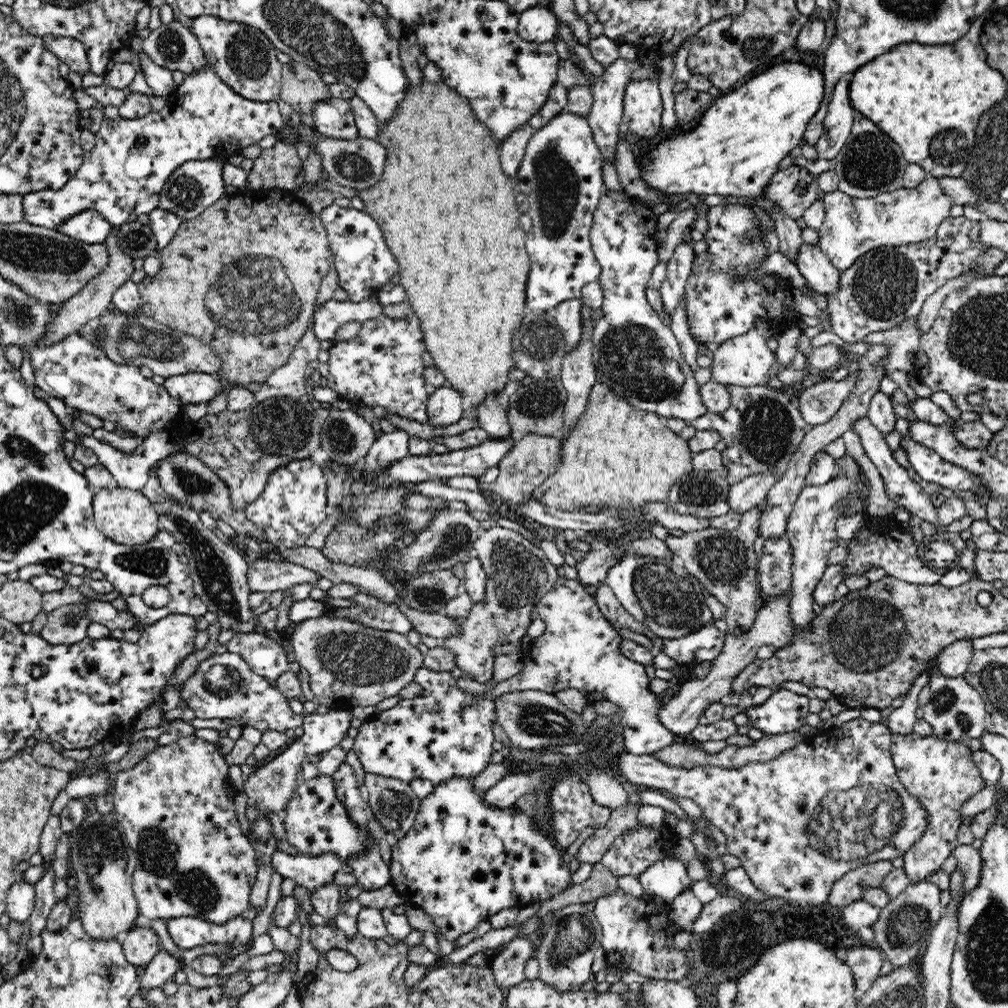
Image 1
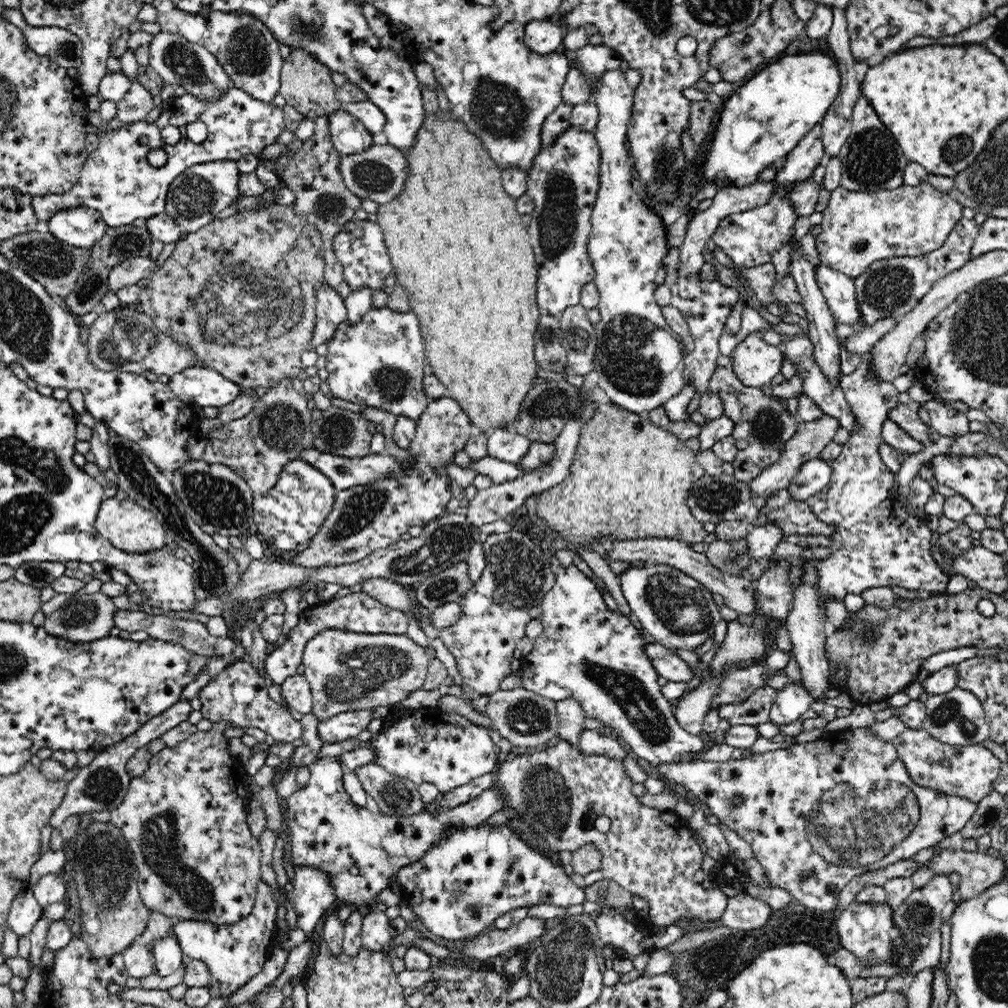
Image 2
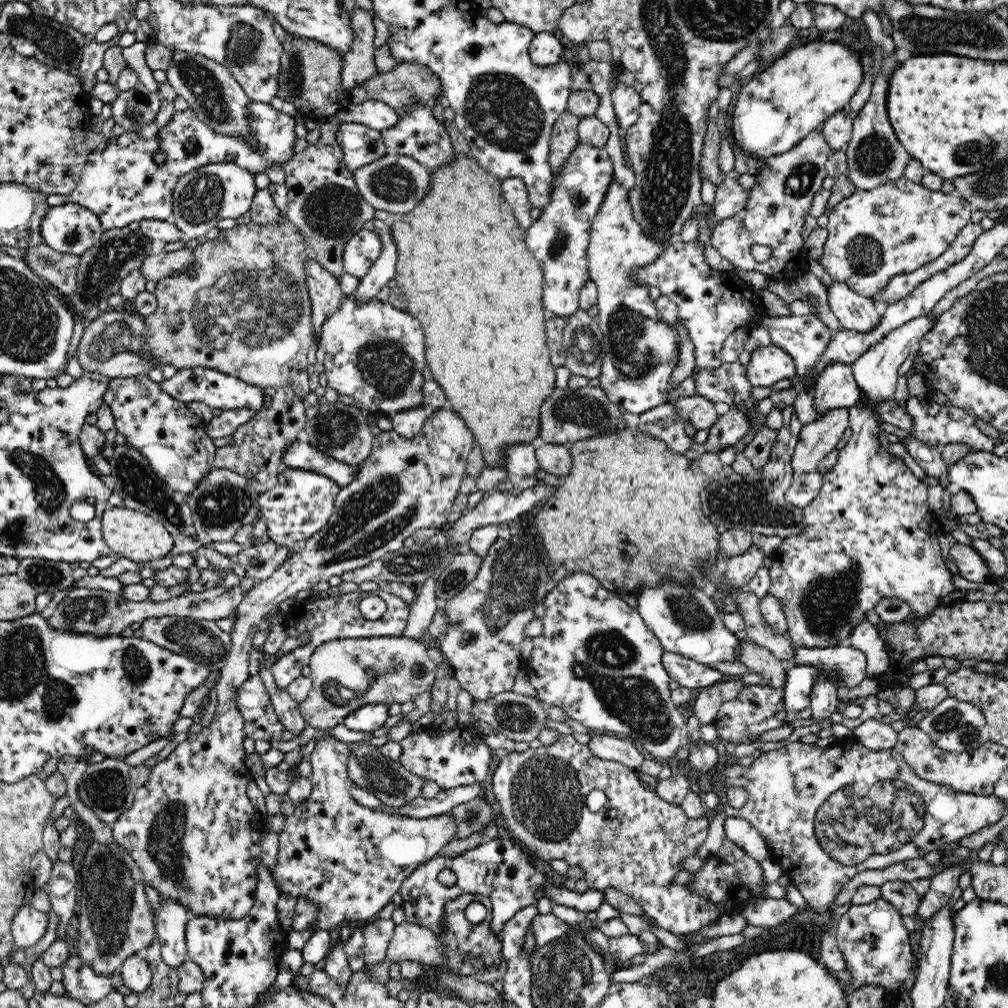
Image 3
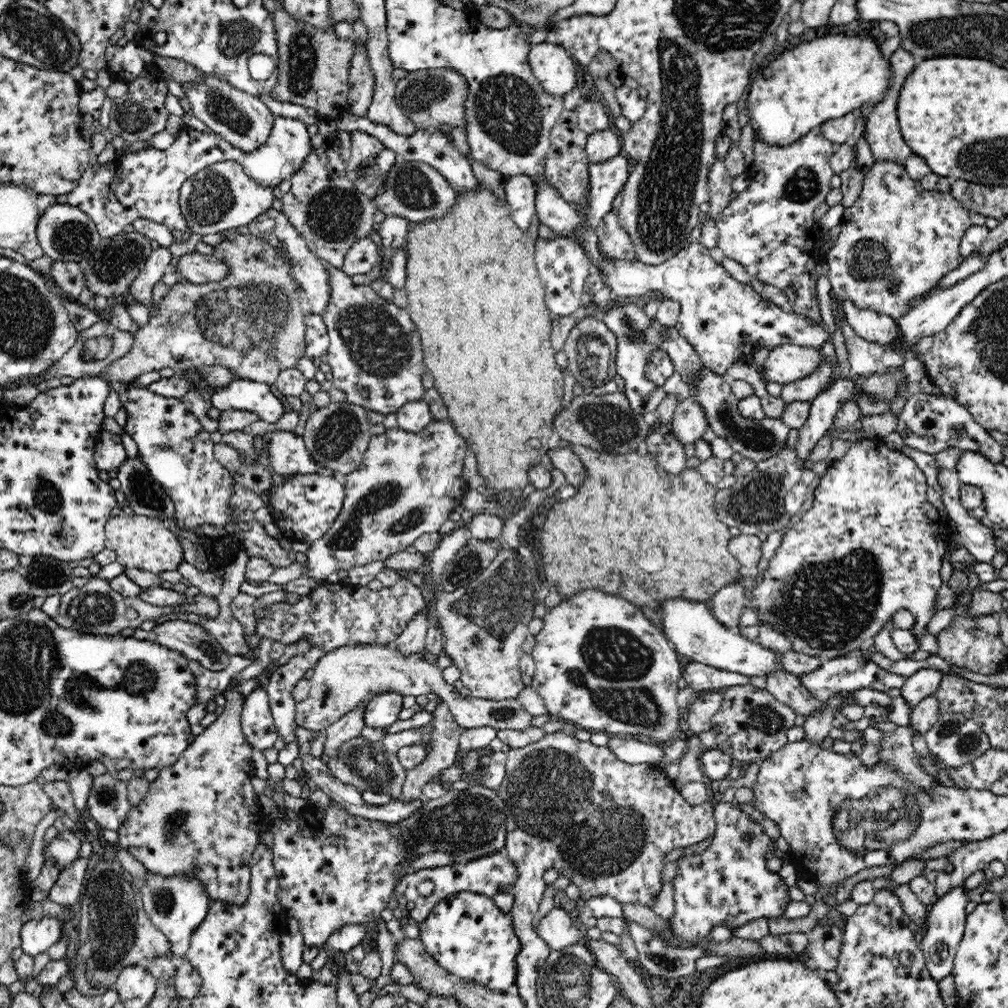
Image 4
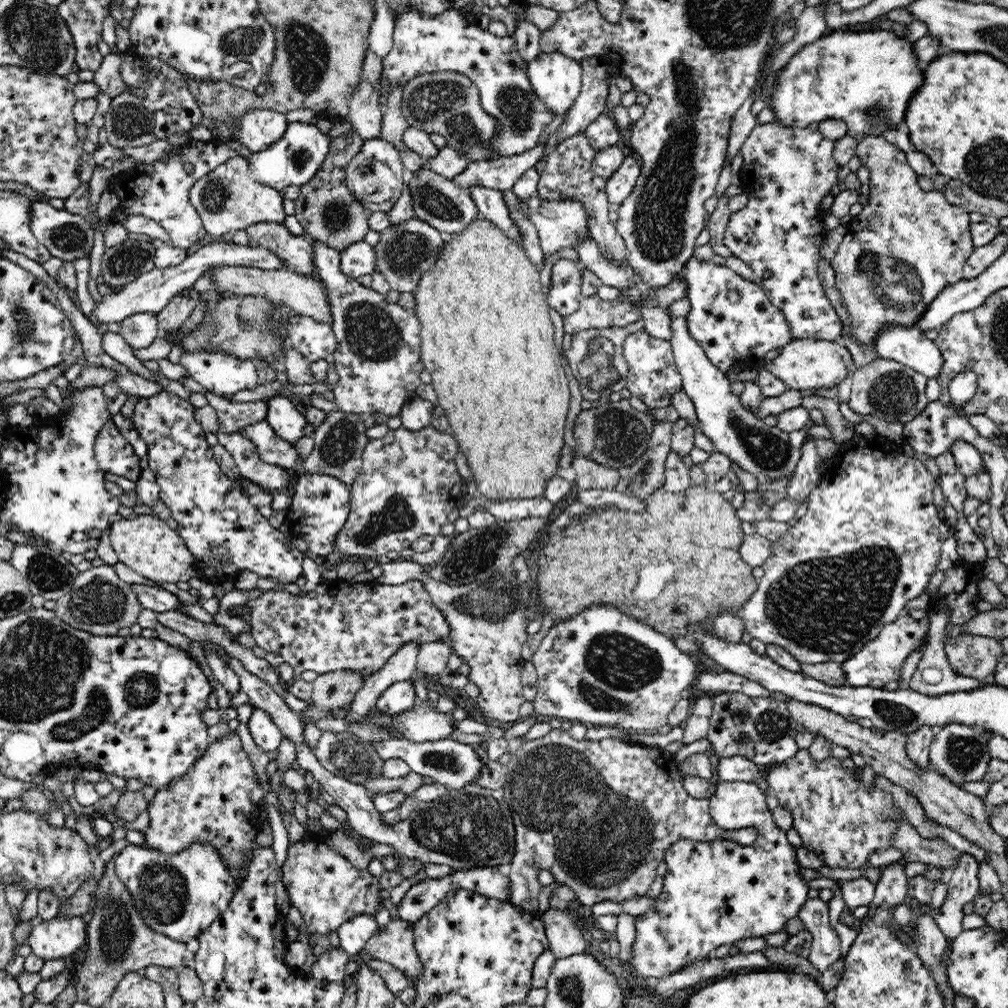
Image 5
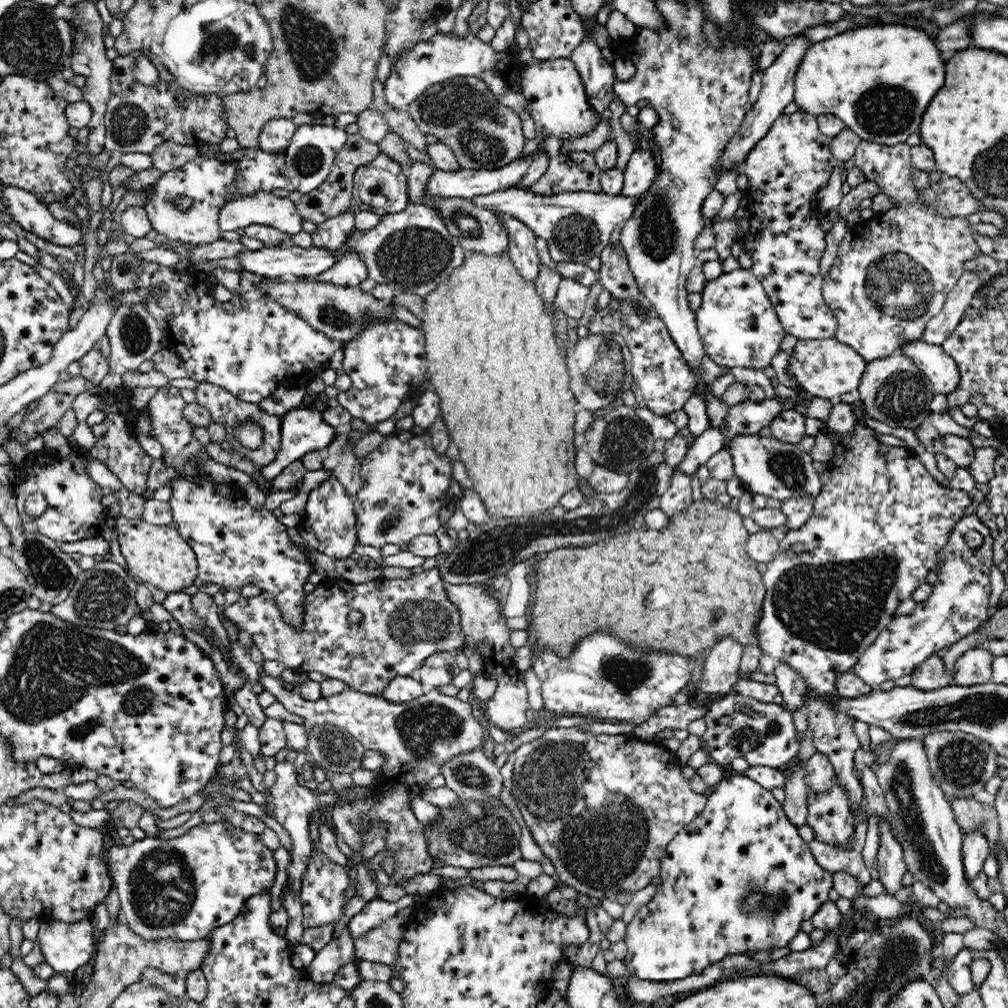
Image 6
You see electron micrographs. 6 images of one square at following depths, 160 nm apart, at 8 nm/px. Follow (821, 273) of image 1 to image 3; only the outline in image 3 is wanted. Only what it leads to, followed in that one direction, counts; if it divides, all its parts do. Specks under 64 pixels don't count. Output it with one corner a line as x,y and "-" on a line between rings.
833,281
832,284
827,288
827,299
830,310
834,313
834,316
838,318
842,328
851,331
858,332
870,332
876,328
879,323
881,315
876,311
874,307
874,301
871,298
866,298
858,291
854,291
850,286
844,282

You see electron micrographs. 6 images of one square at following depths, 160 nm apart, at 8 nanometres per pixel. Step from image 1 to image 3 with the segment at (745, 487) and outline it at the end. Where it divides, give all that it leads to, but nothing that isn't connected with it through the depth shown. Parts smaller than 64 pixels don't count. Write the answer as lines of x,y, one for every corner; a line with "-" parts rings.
847,408
829,410
814,422
805,424
791,454
793,472
802,474
815,471
820,461
836,449
836,443
848,426

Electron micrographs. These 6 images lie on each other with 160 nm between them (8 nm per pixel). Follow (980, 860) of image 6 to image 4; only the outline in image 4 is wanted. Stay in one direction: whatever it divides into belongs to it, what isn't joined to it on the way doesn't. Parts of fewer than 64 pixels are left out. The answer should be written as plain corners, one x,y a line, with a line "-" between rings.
960,884
956,888
950,888
944,896
938,898
927,914
925,932
919,943
928,972
936,982
950,976
953,969
953,960
965,931
967,914
964,912
964,908
969,902
968,897
965,895
967,894
966,891
968,890
964,888
964,884

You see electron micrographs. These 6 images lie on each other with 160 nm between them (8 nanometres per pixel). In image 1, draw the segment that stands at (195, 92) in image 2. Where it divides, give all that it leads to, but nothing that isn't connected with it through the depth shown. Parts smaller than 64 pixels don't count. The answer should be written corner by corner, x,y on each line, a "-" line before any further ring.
174,19
172,22
165,24
160,23
155,29
152,29
147,38
143,40
143,50
148,57
159,64
173,71
180,71
184,75
198,74
208,66
208,61
198,39
182,23

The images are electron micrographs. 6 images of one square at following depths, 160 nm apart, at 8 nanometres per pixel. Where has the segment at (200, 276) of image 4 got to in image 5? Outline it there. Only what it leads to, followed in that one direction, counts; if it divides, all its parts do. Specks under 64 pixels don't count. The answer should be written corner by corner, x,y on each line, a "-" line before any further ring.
225,266
214,267
211,270
211,278
221,291
229,291
239,295
258,295
270,299
274,306
288,307
290,312
296,315
312,317
318,322
328,323
331,326
333,318
329,311
325,284
319,277
310,274
298,274
287,268
276,270
264,270
254,267

